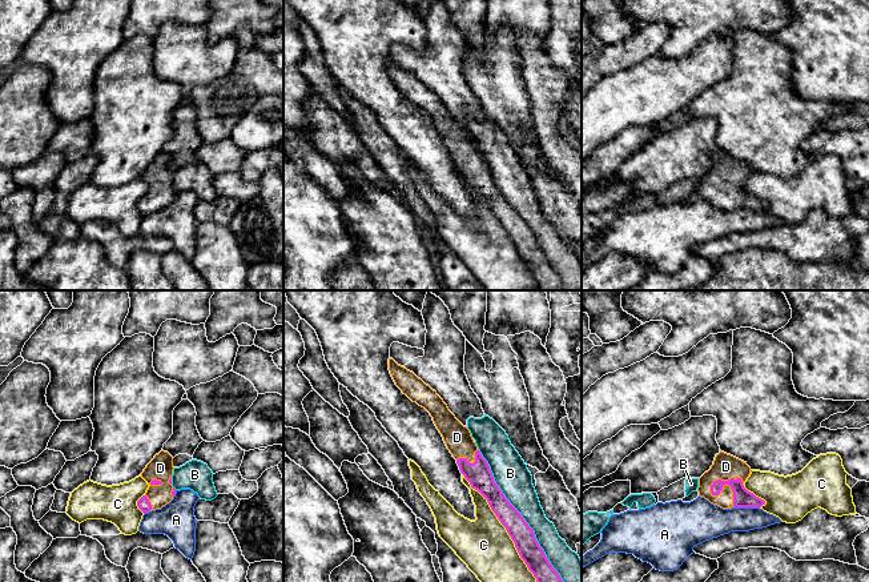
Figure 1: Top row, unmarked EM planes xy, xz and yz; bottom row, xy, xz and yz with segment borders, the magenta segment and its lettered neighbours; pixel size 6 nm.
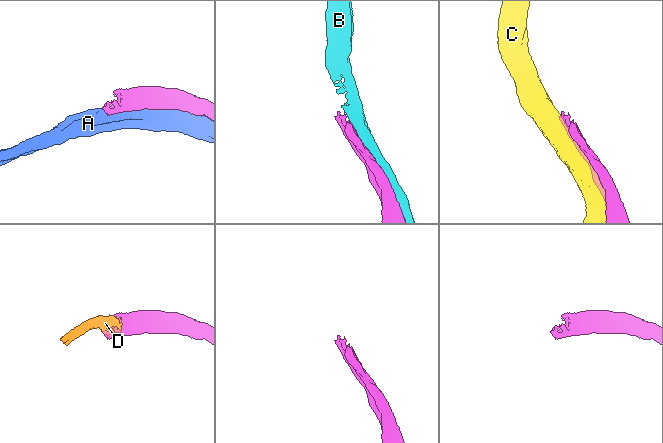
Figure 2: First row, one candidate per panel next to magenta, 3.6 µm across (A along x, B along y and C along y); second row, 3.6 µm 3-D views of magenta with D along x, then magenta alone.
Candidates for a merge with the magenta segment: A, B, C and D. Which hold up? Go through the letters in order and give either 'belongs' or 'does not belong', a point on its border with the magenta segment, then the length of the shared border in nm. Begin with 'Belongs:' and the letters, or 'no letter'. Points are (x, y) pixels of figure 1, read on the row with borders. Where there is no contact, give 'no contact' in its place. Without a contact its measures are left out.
Belongs: D
A: does not belong; meets magenta in yz at (747, 506); contact 160 nm long
B: does not belong; meets magenta in xz at (521, 516); contact 950 nm long
C: does not belong; meets magenta in xz at (503, 525); contact 800 nm long
D: belongs; meets magenta in yz at (723, 485); contact 220 nm long

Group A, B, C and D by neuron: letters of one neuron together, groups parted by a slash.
A / B / C / D

